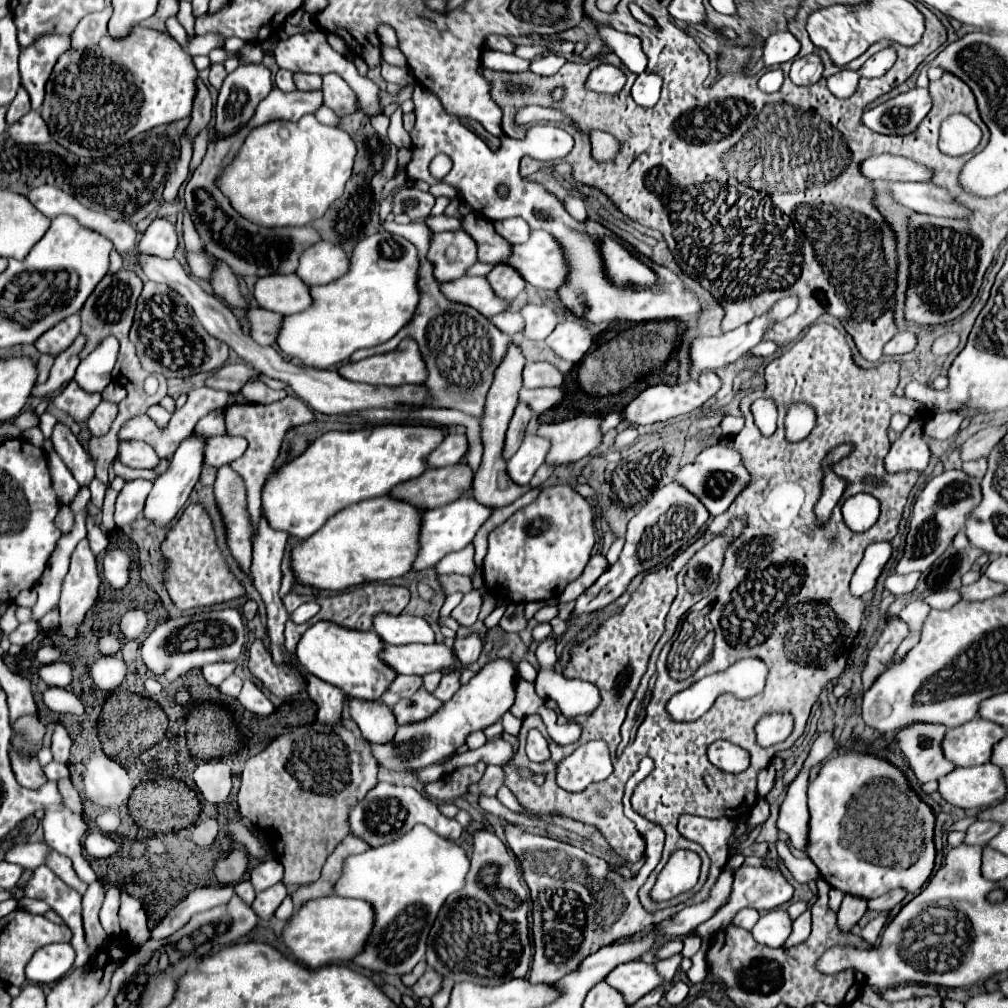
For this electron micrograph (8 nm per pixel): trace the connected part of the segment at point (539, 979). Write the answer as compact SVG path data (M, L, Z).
M644 757L640 761L638 771L632 775L632 781L626 783L626 793L624 793L624 815L630 821L634 821L636 829L643 836L648 847L645 849L646 867L640 869L640 873L632 877L632 881L626 881L616 871L608 869L608 863L604 859L590 855L584 849L578 849L570 843L536 835L536 833L532 835L514 825L504 827L508 847L520 859L524 881L530 887L532 901L534 901L534 911L532 911L534 961L530 971L532 983L554 983L564 975L576 971L576 967L588 955L596 953L600 947L628 939L630 935L660 923L660 919L668 919L674 913L678 913L680 907L650 913L640 905L640 899L638 899L640 887L654 871L654 867L660 863L665 840L665 832L660 825L640 817L630 807L630 795L634 787L652 769L654 769L654 761L650 757Z

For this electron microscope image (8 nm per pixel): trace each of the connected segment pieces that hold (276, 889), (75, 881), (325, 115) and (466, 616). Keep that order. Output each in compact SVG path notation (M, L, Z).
M276 883L276 885L272 885L270 889L260 891L260 893L256 895L256 899L254 899L254 903L252 903L252 909L254 909L254 913L256 913L260 919L268 921L268 919L274 915L274 911L278 909L278 905L284 901L286 895L288 895L288 891L286 891L284 883Z
M52 849L48 851L48 855L46 855L46 867L50 867L66 885L70 885L72 889L76 889L78 893L86 891L88 883L84 883L84 881L78 879L78 875L76 875L76 871L72 867L72 861L66 859L64 855L60 855L58 851L52 851Z
M320 107L320 111L316 113L316 117L318 117L318 121L324 123L324 125L334 125L334 127L338 127L338 123L340 123L340 117L338 117L334 111L330 111L328 107Z
M482 587L482 589L474 589L472 593L468 593L468 595L460 601L458 607L454 607L452 617L454 617L462 627L470 627L470 625L476 623L478 613L480 613L480 605L482 605L480 595L482 595L484 591L486 591L484 587Z

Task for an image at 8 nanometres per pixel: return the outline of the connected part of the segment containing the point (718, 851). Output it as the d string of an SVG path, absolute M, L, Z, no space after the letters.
M682 817L678 831L690 839L690 841L698 841L706 853L712 857L712 871L710 877L704 885L704 893L696 895L694 899L688 899L692 903L700 903L710 895L712 885L718 881L720 871L726 867L728 863L728 845L730 839L734 837L734 829L737 823L730 818L722 817L719 819L706 819L706 817Z

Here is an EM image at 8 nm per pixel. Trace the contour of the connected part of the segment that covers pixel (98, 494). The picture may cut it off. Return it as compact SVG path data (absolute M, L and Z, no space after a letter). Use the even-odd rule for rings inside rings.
M94 479L94 481L90 483L90 491L92 491L92 499L90 499L90 501L92 501L96 507L102 507L104 495L106 495L108 487L110 487L110 483L102 483L102 481L98 481L98 479Z

